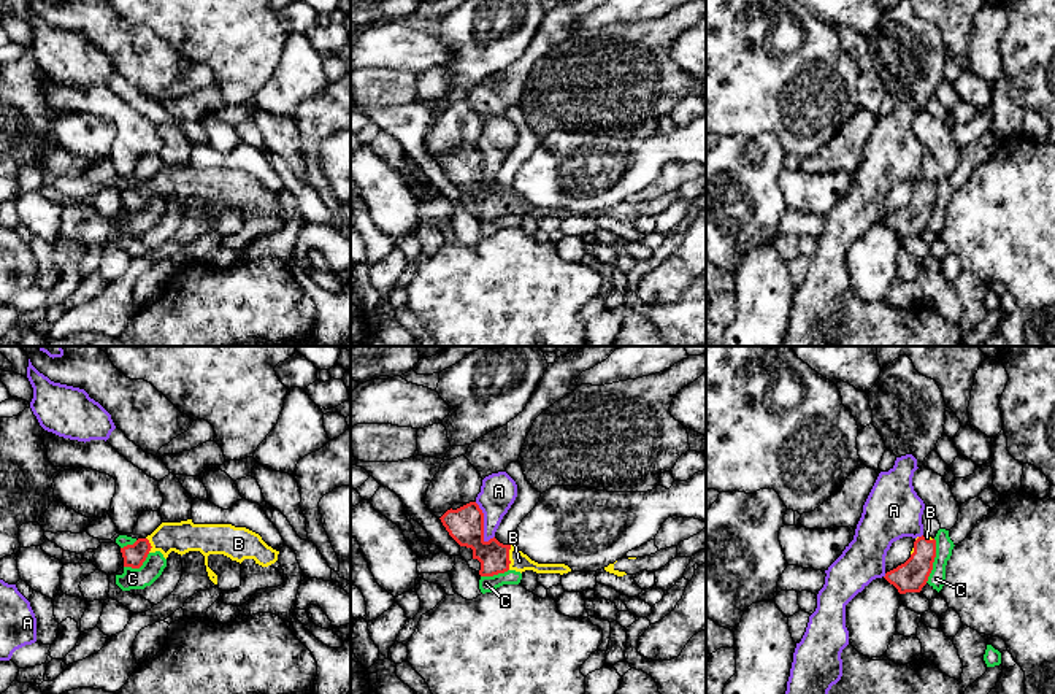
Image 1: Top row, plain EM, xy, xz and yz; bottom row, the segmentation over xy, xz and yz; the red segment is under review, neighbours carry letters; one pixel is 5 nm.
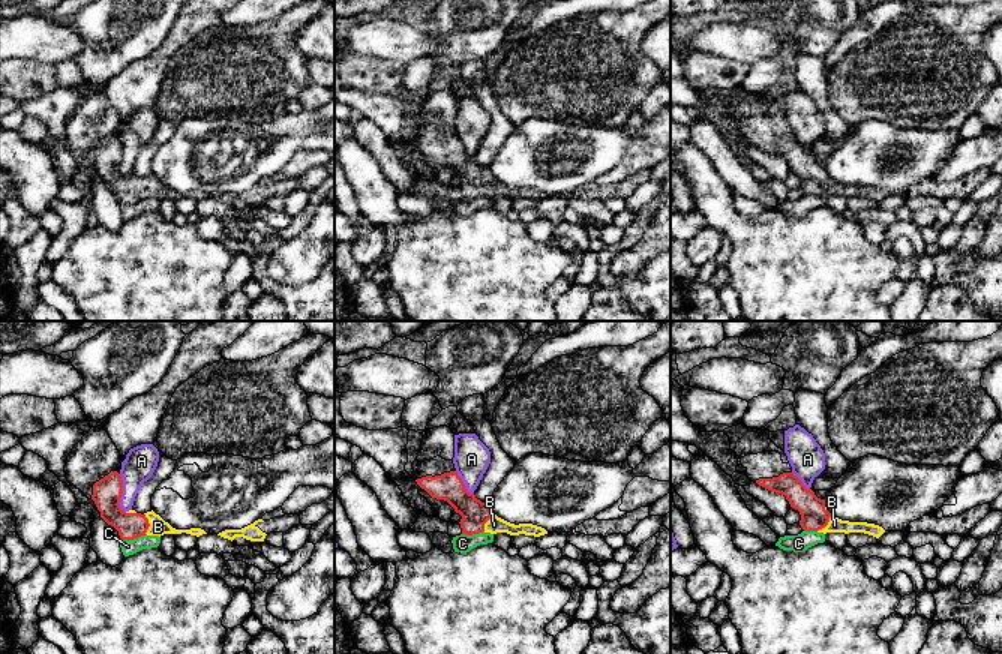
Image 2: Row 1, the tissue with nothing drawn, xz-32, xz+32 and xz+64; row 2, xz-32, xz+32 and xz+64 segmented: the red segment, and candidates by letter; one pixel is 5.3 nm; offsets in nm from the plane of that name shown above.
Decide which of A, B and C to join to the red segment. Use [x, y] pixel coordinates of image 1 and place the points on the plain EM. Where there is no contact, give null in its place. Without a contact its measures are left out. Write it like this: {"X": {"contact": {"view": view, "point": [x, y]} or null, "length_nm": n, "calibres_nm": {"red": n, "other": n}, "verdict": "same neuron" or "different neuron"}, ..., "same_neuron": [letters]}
{"A": {"contact": {"view": "xz", "point": [483, 167]}, "length_nm": 220, "calibres_nm": {"red": 190, "other": 190}, "verdict": "different neuron"}, "B": {"contact": {"view": "xz", "point": [508, 202]}, "length_nm": 130, "calibres_nm": {"red": 160, "other": 90}, "verdict": "same neuron"}, "C": {"contact": {"view": "yz", "point": [933, 205]}, "length_nm": 220, "calibres_nm": {"red": 160, "other": 90}, "verdict": "different neuron"}, "same_neuron": ["B"]}

